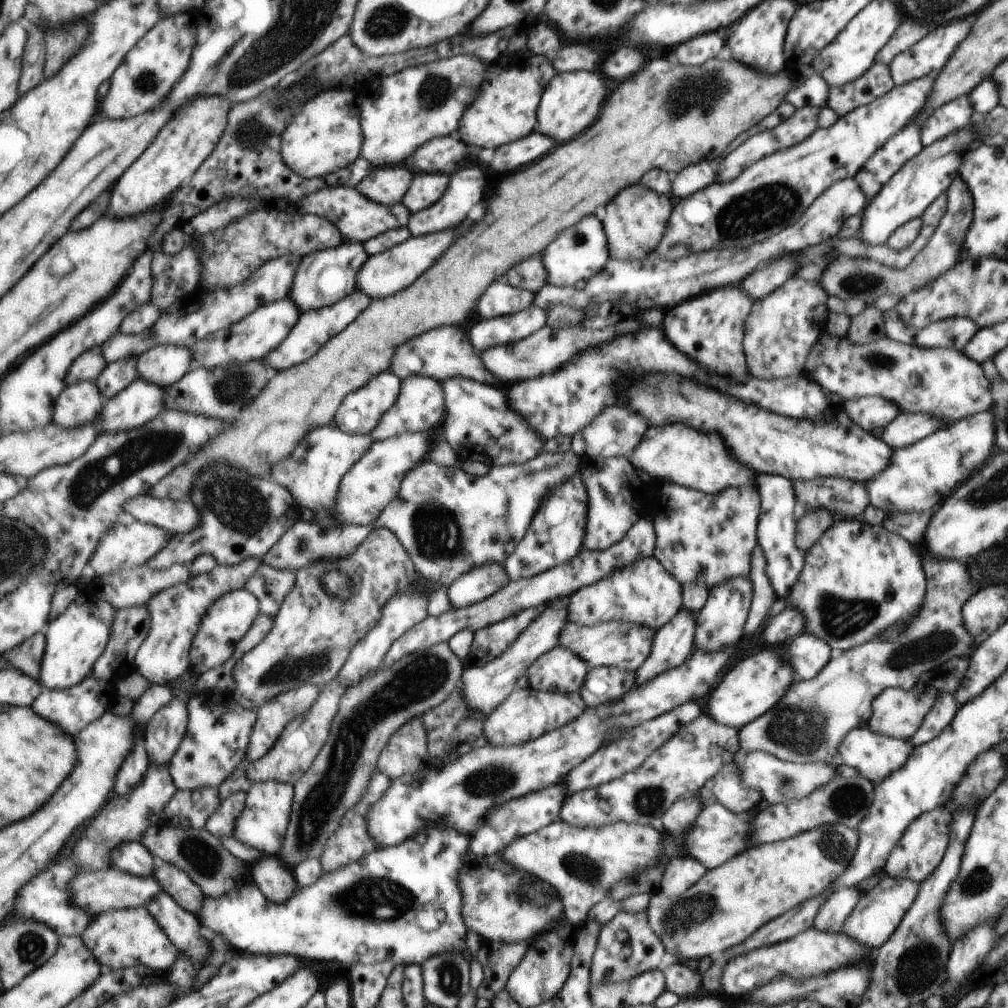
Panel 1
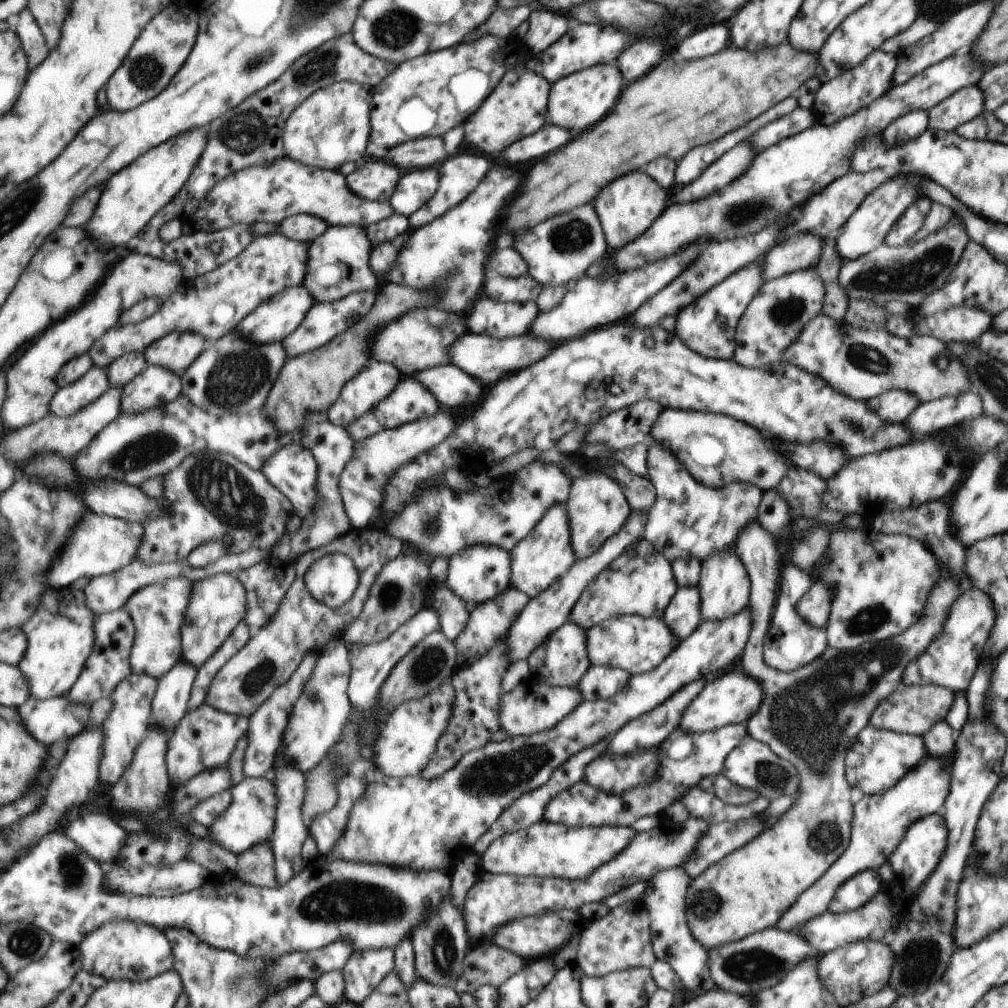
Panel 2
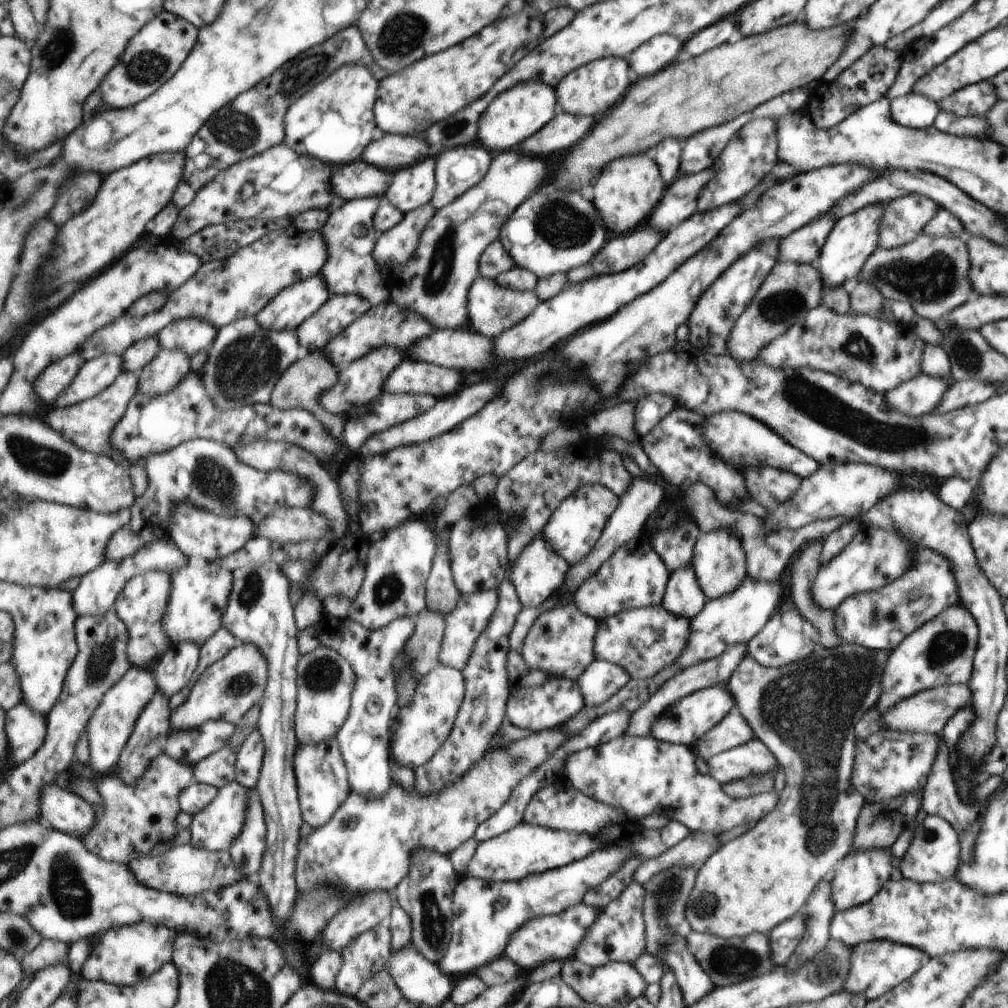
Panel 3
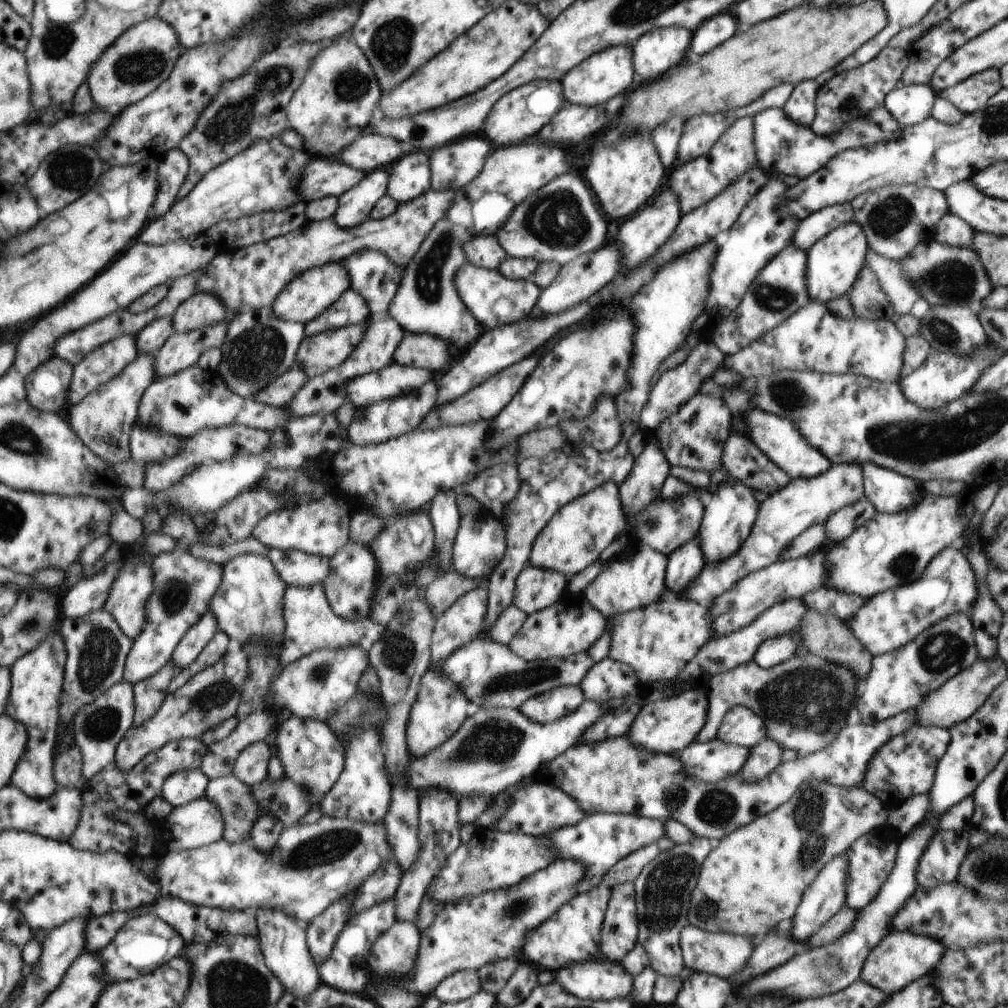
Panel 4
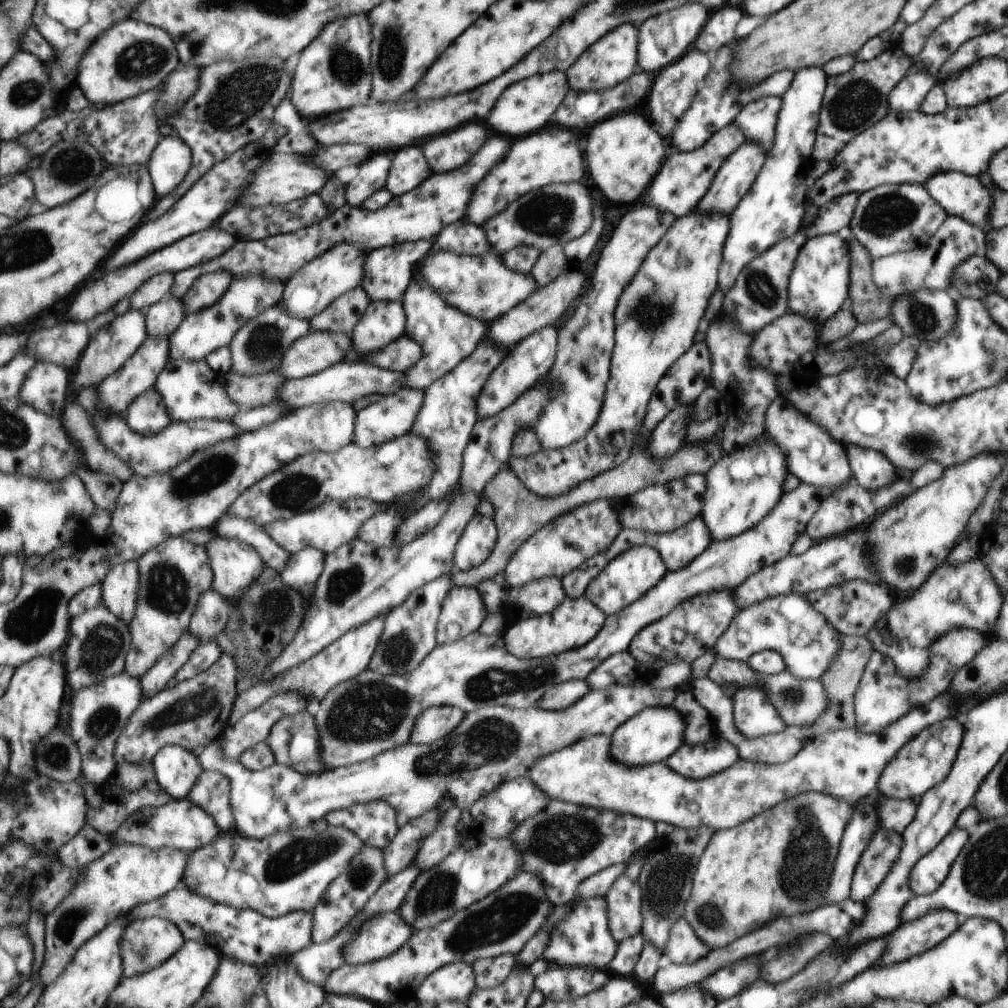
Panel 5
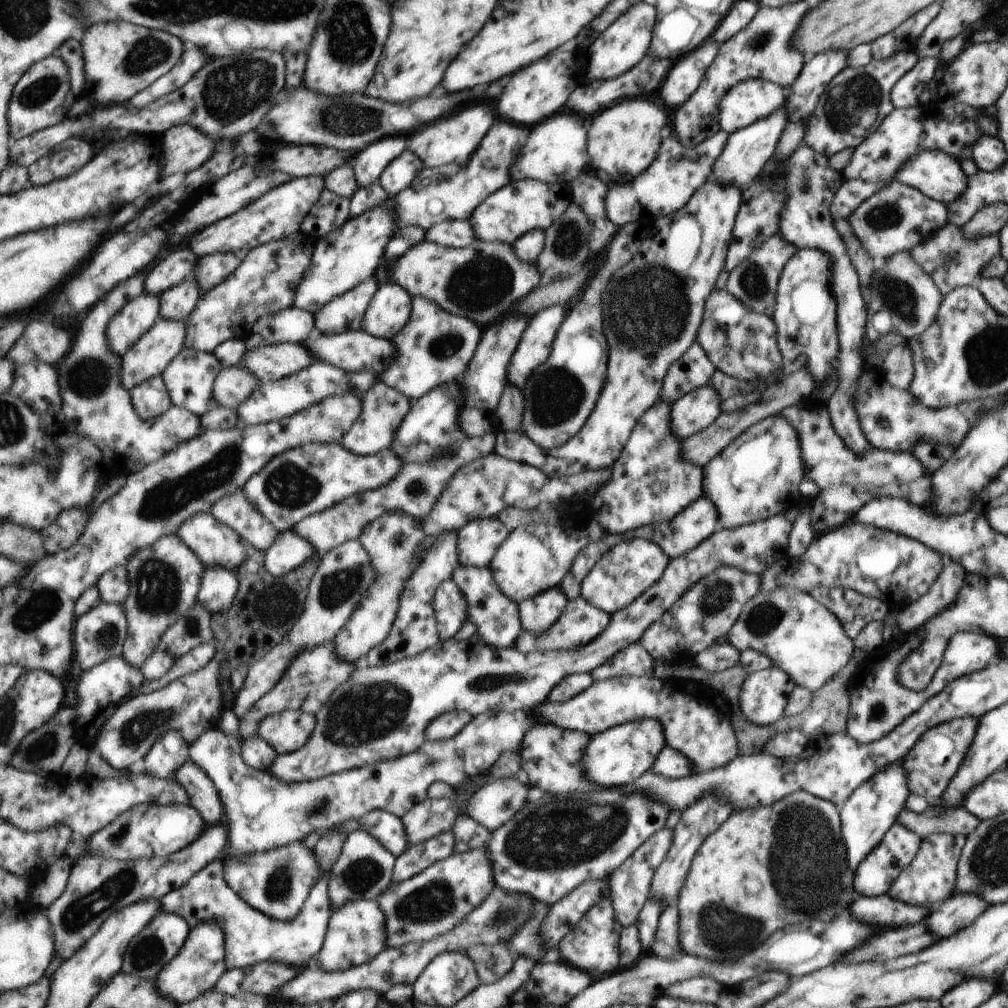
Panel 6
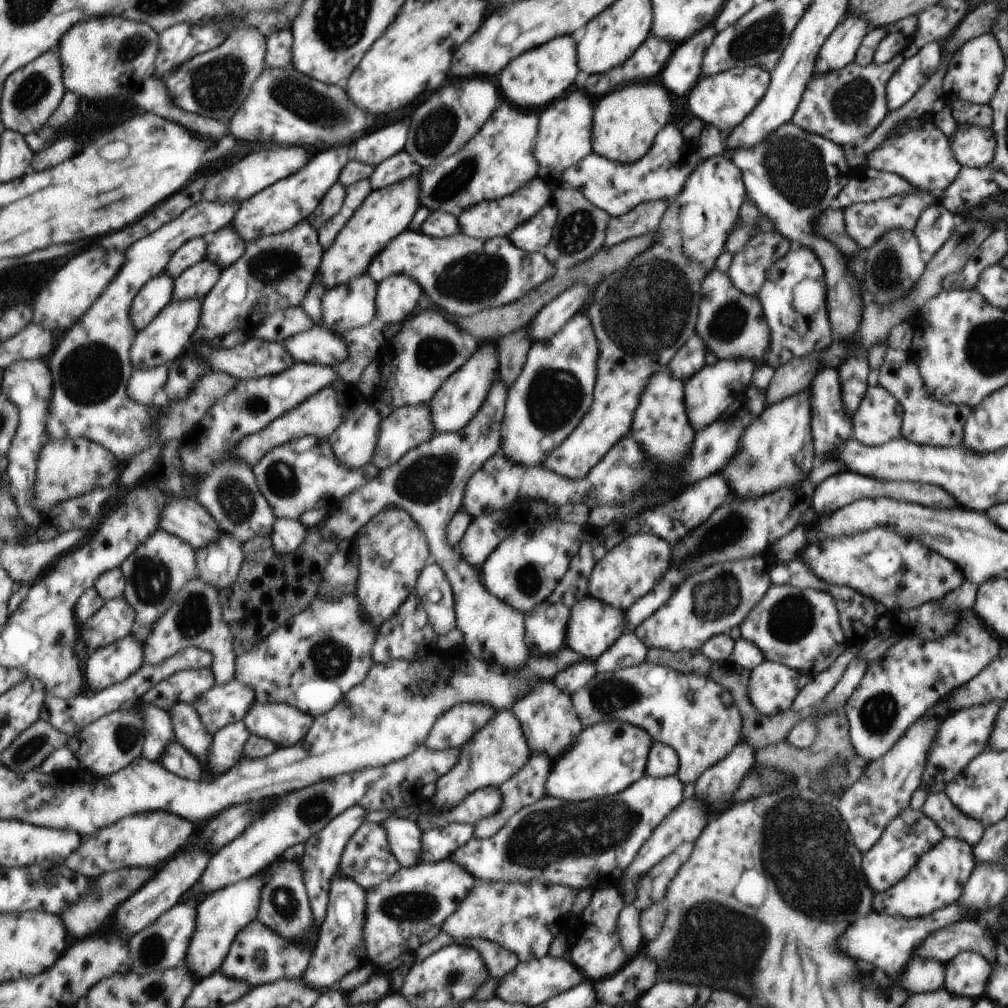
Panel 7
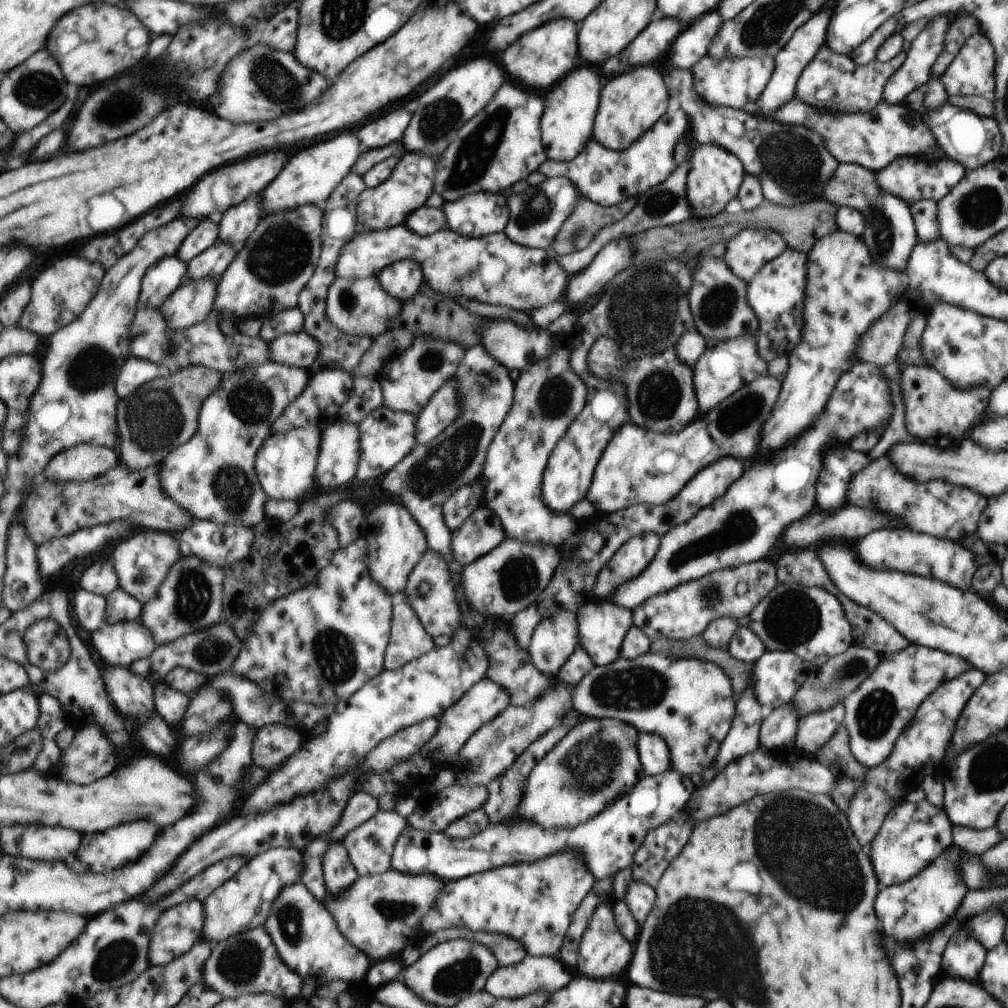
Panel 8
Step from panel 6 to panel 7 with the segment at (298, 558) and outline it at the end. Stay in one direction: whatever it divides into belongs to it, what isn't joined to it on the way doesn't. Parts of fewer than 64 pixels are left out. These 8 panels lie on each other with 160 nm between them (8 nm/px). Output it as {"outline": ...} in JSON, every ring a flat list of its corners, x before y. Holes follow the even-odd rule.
{"outline":[[278,518,270,540,279,555,291,554,306,542,308,530,300,519]]}

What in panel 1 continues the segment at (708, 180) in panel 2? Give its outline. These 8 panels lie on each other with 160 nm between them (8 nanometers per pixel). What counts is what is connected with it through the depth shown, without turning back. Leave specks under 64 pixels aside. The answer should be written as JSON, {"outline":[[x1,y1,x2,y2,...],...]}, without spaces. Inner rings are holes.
{"outline":[[804,106,795,110,791,117,780,122,775,128,766,130,749,138,746,138,740,145,734,149,728,150,719,161,719,169,717,169,717,182,725,182,733,180,747,166,757,162,764,156,773,154,774,152,795,146,802,140,805,140,818,126,819,107]]}

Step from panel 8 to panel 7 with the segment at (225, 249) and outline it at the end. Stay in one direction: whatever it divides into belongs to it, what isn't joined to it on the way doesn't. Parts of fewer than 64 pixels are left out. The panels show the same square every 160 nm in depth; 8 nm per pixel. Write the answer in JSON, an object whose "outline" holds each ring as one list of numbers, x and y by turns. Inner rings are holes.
{"outline":[[209,260,188,268,182,275,176,278,173,300,203,300,215,288,222,272,223,269]]}

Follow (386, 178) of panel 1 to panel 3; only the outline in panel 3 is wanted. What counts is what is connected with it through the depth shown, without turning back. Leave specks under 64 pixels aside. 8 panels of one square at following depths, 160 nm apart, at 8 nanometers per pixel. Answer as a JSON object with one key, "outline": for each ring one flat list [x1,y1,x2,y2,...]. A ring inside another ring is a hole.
{"outline":[[357,161,335,168,334,191,347,201,383,197,388,189,390,173,365,161]]}

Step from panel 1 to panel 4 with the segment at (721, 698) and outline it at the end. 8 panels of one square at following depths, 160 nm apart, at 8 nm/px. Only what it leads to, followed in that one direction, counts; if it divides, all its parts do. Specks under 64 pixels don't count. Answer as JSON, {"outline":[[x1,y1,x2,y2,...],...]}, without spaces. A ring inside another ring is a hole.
{"outline":[[688,689,679,691,678,694,650,702,640,708,632,726,625,732,625,738,653,754,677,755,687,746,692,745,699,733,704,729,708,715,707,693]]}

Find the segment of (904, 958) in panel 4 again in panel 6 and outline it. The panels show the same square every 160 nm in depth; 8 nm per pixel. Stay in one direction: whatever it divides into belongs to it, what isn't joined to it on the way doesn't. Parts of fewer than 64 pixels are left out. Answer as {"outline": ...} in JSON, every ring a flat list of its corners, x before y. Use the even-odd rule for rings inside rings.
{"outline":[[955,895,945,900,929,918,925,918,925,926,933,930,935,938,947,938,965,926,971,924,985,908,985,902,981,902,976,895]]}

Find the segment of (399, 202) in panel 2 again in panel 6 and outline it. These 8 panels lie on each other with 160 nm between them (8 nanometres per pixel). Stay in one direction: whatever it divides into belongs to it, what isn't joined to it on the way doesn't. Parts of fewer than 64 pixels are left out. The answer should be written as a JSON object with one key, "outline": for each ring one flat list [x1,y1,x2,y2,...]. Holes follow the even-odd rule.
{"outline":[[405,148,385,165,377,182,388,196,392,197,394,194,407,189,422,168,424,166,421,159,413,154,413,151]]}

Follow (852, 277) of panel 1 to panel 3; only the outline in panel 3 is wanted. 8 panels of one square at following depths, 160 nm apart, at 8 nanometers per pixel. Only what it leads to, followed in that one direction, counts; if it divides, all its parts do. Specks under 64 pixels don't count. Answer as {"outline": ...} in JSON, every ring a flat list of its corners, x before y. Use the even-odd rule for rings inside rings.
{"outline":[[919,233,911,242,894,249,877,248,859,272,856,280,865,282,872,286,875,291,880,292,883,298,892,302,900,300,907,302,913,309,915,315,929,319,933,324,941,319,946,319,953,309,961,306,965,301,975,297,971,283,968,281,969,254,967,243,961,237,944,236,933,237]]}

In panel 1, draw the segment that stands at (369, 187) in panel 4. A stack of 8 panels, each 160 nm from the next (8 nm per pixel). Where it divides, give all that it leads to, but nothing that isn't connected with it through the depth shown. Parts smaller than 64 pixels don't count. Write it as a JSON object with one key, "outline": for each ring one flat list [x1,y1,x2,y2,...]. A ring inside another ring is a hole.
{"outline":[[345,240,341,246,310,254,299,265,290,298,303,313,337,304,354,293,357,274,367,260,363,244,355,240]]}

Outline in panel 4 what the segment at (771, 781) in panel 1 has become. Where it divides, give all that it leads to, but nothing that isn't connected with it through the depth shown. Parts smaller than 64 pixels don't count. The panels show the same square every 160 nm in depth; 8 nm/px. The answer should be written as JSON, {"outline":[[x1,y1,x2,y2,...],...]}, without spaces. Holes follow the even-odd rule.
{"outline":[[715,736,707,742,694,741,676,755,686,775,707,783,739,774,747,756,747,748,735,743,727,744]]}

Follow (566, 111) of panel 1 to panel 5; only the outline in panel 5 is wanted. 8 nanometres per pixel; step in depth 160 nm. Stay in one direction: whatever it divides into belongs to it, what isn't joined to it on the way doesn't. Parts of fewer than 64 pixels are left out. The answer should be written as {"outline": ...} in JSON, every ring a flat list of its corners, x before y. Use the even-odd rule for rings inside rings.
{"outline":[[632,23,619,25,612,32,604,34,586,52,581,53,577,60,563,72,569,88,579,92,600,91,611,89,612,86,619,85,620,82,631,77,635,60,638,60,638,54,635,54,635,46,638,46,638,29]]}

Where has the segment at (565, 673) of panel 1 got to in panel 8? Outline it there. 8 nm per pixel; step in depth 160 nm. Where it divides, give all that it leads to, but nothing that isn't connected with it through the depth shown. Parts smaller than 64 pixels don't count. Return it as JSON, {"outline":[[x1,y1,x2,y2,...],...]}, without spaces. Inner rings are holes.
{"outline":[[595,600,579,606,575,614,578,616,580,626,579,645,588,652,592,663,596,666,604,666,616,661,620,656,620,646,632,627,632,612,608,601]]}

